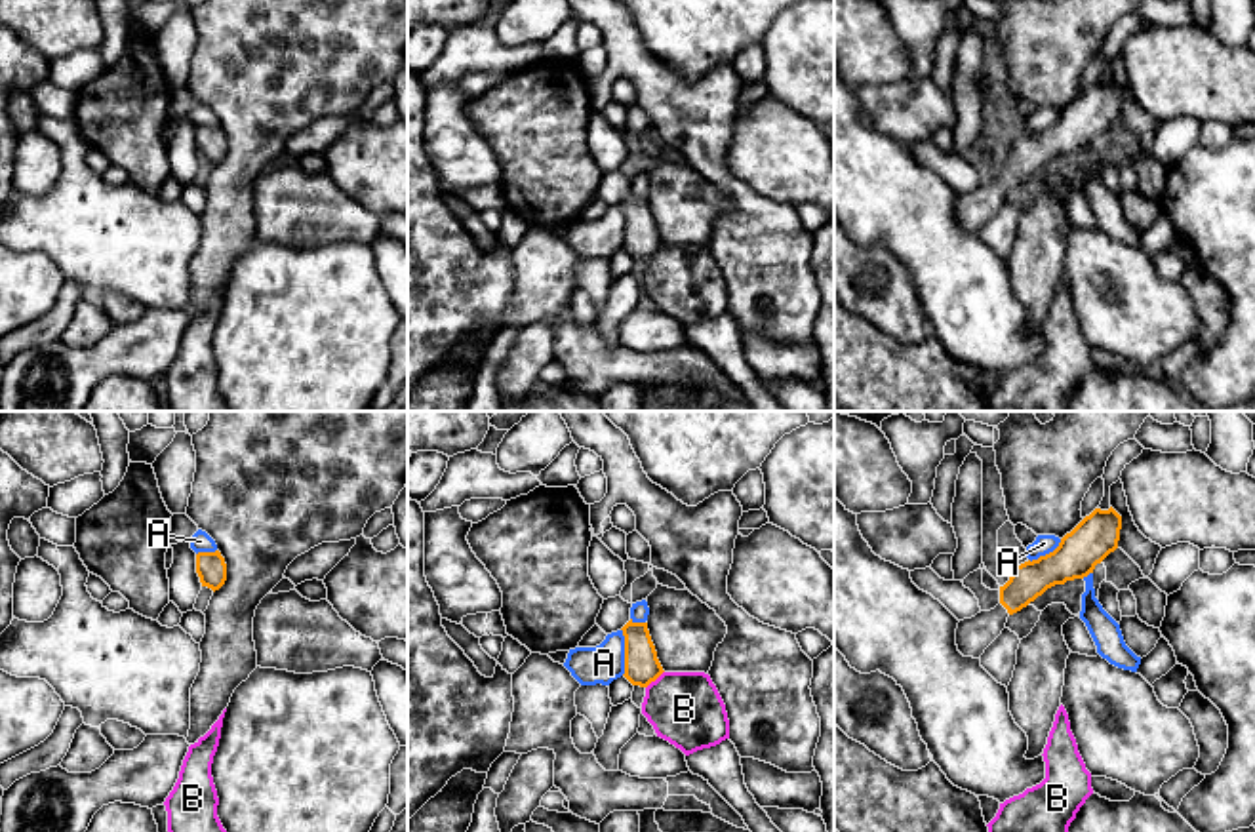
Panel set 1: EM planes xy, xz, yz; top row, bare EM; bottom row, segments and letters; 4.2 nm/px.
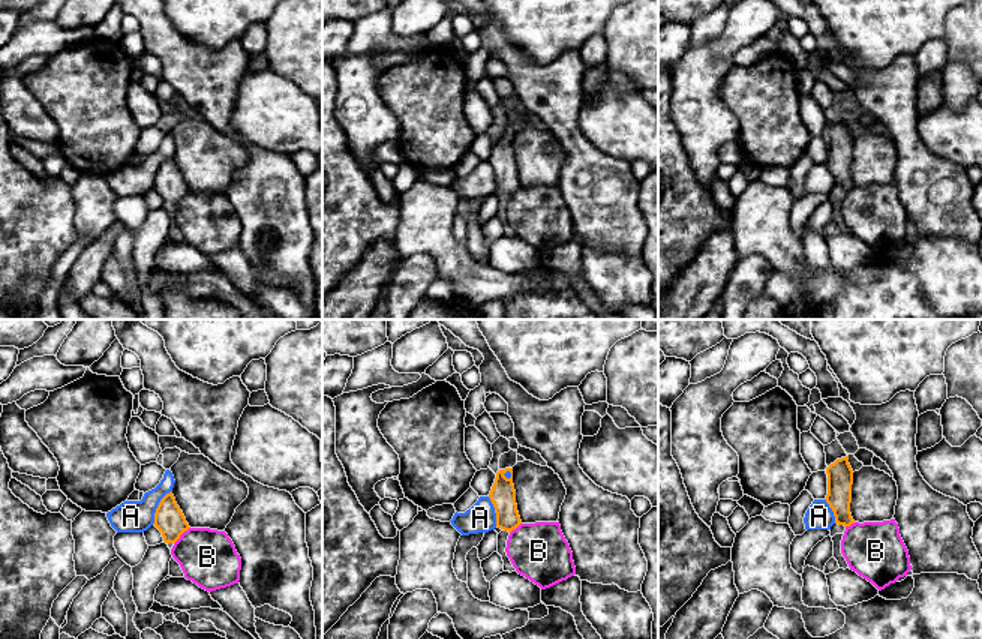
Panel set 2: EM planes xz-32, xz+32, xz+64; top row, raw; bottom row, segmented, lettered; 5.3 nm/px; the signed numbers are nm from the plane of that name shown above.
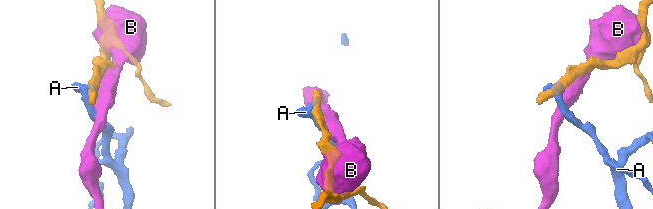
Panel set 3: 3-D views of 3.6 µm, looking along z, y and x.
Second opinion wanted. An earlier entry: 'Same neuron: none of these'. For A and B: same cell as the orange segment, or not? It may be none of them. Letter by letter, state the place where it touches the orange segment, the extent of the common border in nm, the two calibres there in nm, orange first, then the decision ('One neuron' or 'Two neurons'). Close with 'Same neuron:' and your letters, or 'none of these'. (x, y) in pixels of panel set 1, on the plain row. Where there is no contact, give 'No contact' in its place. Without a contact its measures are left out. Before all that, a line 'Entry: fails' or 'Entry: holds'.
Entry: holds
A: Touches orange at xz (625, 225). Shared border 200 nm. Thickness 150 nm (orange) against 160 nm. Two neurons
B: Touches orange at xz (654, 254). Shared border 110 nm. Thickness 150 nm (orange) against 300 nm. Two neurons
Same neuron: none of these

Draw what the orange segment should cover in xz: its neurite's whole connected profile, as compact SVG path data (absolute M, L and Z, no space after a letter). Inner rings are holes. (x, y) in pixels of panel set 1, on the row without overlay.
M632 192L621 202L625 209L625 251L632 259L647 261L665 244L657 232L647 196Z

